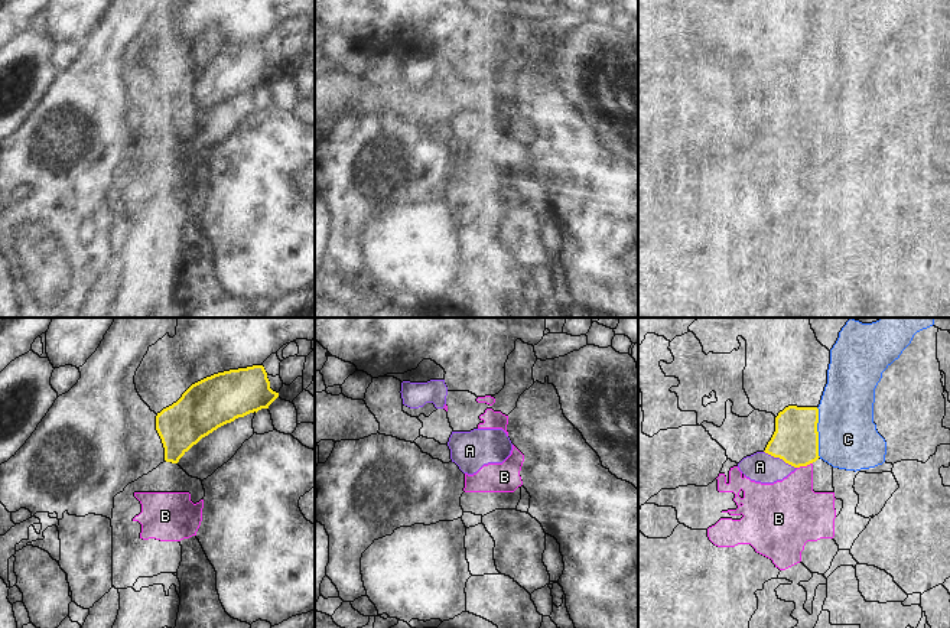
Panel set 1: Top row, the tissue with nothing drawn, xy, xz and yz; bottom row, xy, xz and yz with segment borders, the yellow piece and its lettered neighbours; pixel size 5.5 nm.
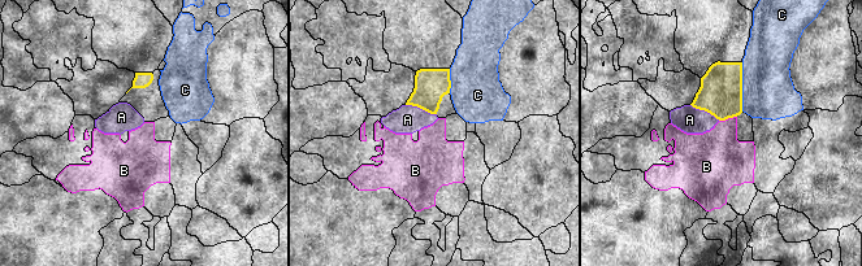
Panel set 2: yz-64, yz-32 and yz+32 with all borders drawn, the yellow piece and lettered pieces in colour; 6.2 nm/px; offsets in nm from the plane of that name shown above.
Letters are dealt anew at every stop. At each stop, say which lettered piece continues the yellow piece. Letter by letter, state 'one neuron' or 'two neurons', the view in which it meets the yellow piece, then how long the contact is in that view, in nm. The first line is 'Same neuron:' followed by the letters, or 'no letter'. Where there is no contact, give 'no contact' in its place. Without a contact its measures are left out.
Same neuron: A
A: one neuron | yz | 200 nm
B: two neurons | yz | 90 nm
C: two neurons | yz | 280 nm

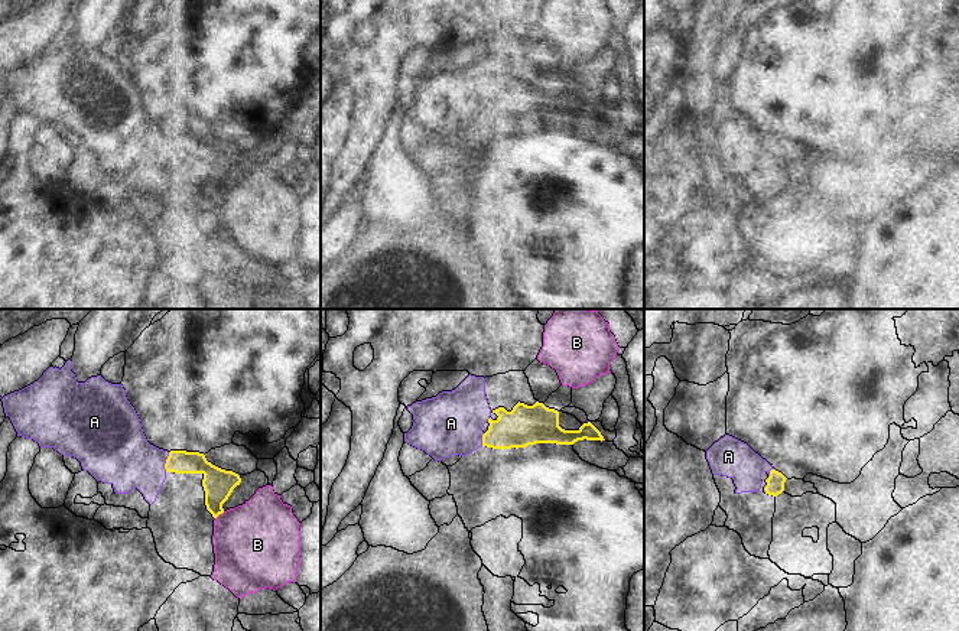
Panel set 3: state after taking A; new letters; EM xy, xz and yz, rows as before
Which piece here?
Same neuron: A
A: one neuron | xy | 110 nm
B: two neurons | xy | 70 nm

